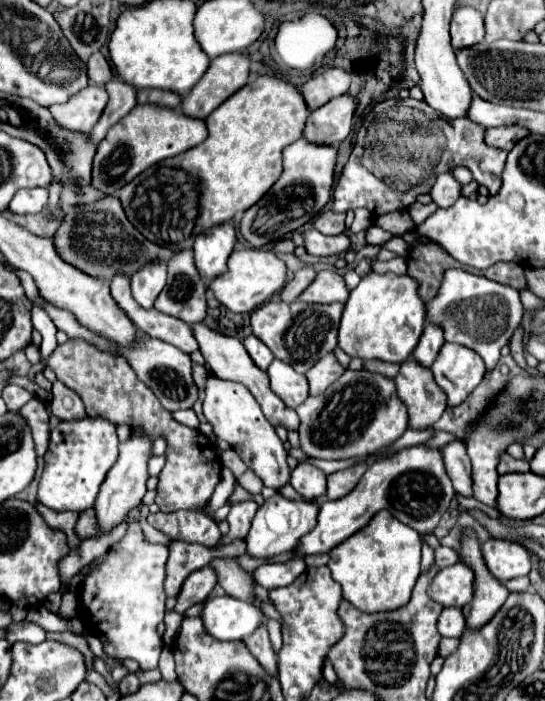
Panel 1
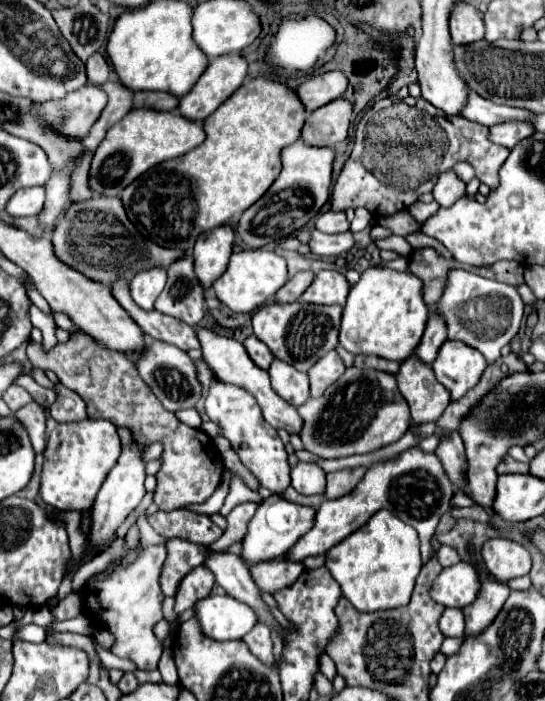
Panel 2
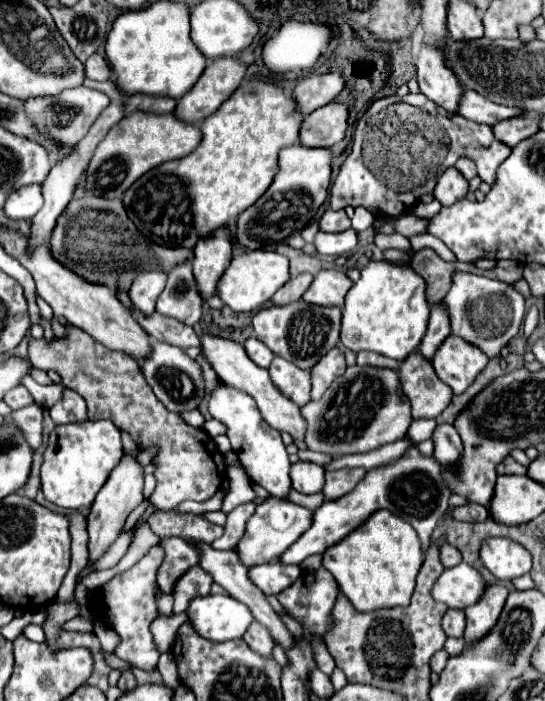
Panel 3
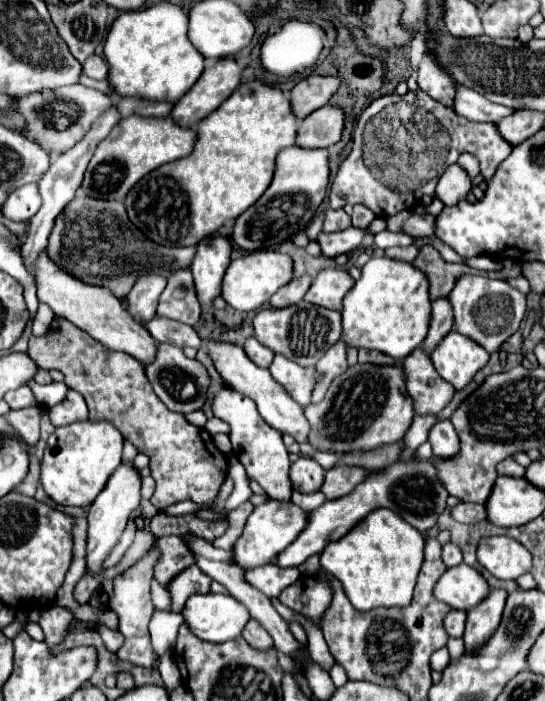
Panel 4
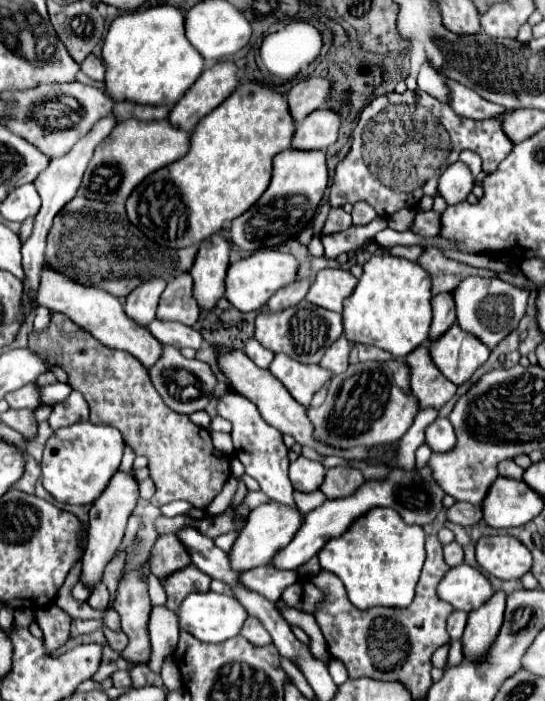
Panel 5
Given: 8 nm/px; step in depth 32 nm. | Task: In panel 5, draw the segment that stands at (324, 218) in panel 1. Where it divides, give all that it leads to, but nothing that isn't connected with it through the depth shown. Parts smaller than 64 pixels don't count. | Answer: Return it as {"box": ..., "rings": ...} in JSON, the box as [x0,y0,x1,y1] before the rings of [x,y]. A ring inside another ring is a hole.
{"box":[322,208,352,234],"rings":[[[332,208],[326,222],[324,222],[324,228],[322,228],[322,234],[334,234],[334,232],[342,232],[346,230],[348,226],[352,226],[352,218],[348,212],[344,212],[342,208]]]}

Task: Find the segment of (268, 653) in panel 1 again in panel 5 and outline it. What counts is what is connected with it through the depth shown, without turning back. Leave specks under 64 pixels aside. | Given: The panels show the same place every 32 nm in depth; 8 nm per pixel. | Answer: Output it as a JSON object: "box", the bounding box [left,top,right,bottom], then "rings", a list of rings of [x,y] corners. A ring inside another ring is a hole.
{"box":[240,616,272,646],"rings":[[[248,616],[248,620],[244,622],[240,634],[242,634],[244,638],[252,640],[252,644],[256,644],[256,646],[264,646],[264,644],[272,642],[270,636],[268,636],[268,632],[266,632],[266,628],[262,626],[262,622],[260,622],[256,616]]]}

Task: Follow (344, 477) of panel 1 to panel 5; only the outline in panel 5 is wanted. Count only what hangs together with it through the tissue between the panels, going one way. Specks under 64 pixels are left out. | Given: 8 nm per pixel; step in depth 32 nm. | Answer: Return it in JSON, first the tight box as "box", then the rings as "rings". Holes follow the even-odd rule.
{"box":[320,466,364,498],"rings":[[[336,466],[326,470],[326,478],[320,490],[326,494],[326,498],[344,498],[354,494],[362,484],[364,484],[362,472],[348,466]]]}

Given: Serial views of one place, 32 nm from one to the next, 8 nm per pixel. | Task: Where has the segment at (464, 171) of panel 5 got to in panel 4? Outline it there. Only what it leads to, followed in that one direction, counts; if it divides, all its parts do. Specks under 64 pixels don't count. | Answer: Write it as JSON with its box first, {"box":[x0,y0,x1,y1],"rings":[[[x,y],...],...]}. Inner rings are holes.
{"box":[436,164,472,206],"rings":[[[452,164],[440,176],[438,186],[436,186],[436,196],[446,206],[454,206],[460,200],[464,200],[470,190],[472,190],[472,180],[470,180],[468,172],[460,164]]]}

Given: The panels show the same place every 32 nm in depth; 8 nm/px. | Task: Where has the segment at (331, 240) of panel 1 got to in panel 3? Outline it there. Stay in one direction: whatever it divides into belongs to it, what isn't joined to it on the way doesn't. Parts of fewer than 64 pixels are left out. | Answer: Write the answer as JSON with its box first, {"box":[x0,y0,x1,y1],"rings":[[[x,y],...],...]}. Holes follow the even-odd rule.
{"box":[314,228,358,256],"rings":[[[354,228],[346,230],[346,232],[338,232],[338,234],[324,234],[318,232],[314,238],[314,246],[318,250],[320,256],[340,256],[340,254],[348,254],[350,250],[354,250],[358,246],[358,232]]]}

